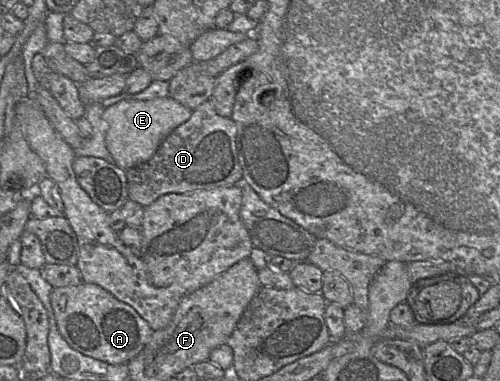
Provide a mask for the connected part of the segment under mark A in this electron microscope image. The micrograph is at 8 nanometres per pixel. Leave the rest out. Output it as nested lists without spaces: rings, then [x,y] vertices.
[[[82,282],[53,288],[50,301],[60,334],[68,345],[83,355],[108,364],[128,364],[144,348],[153,332],[134,308],[97,284]]]

